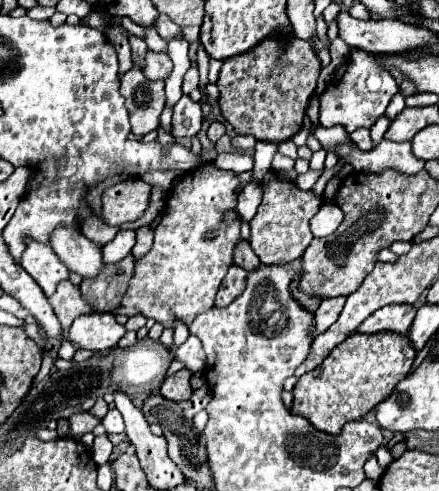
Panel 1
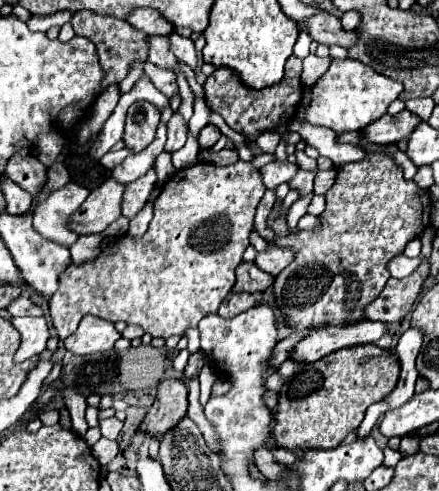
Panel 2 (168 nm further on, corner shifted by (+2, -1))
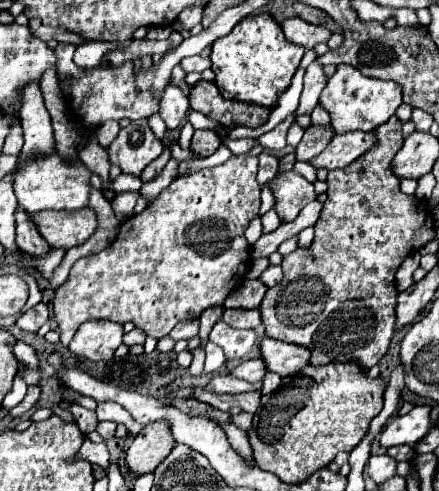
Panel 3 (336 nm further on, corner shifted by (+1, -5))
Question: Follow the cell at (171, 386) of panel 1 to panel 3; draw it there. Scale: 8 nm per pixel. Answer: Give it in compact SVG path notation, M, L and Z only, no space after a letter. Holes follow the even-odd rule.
M154 421L150 425L144 425L144 429L134 435L126 451L126 465L134 475L150 473L172 451L174 445L176 441L170 433L168 421Z

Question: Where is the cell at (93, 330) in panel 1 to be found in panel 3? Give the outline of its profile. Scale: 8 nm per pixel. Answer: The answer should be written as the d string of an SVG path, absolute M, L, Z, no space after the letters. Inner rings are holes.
M106 319L86 321L78 327L74 339L70 341L70 351L78 357L90 361L108 361L112 359L116 347L122 343L122 325Z

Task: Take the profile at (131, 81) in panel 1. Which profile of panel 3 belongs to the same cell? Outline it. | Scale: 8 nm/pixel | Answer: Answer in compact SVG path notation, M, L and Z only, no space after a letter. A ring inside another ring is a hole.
M148 119L130 121L110 143L110 163L120 165L124 173L140 175L142 169L164 151L164 145L152 133Z

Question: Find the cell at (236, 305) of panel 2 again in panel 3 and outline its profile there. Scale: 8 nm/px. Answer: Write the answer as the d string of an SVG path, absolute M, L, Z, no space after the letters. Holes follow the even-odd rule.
M224 309L222 321L236 329L256 329L260 325L258 309Z

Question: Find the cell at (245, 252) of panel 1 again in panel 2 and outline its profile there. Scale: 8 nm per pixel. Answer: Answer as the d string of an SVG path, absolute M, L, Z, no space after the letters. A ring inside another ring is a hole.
M241 263L237 267L237 283L231 289L233 293L261 293L273 285L273 277L261 269L257 269L255 263Z

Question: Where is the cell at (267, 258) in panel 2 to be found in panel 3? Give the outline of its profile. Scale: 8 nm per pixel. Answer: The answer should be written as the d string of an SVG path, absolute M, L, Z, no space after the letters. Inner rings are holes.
M270 265L270 267L260 275L260 279L264 281L266 287L274 287L274 285L282 279L282 267L280 267L280 265Z

